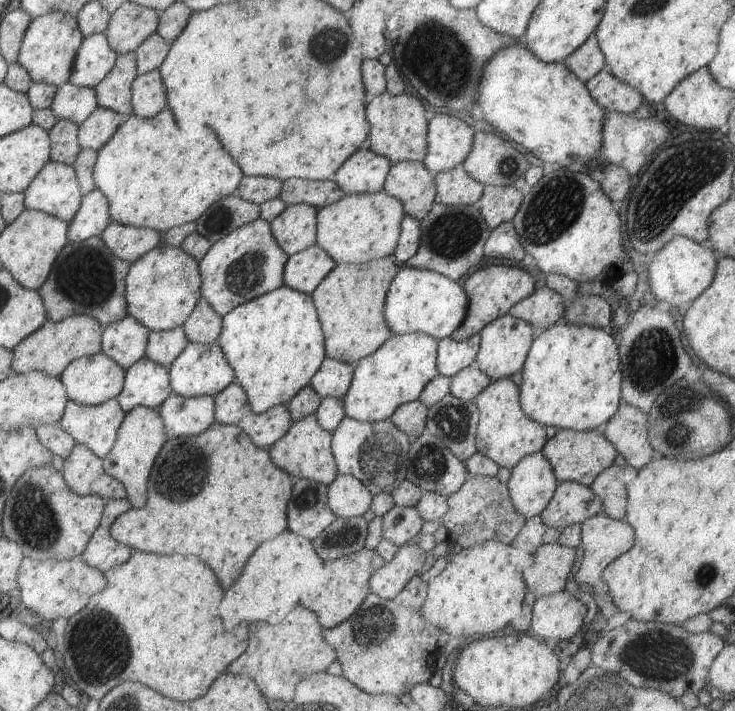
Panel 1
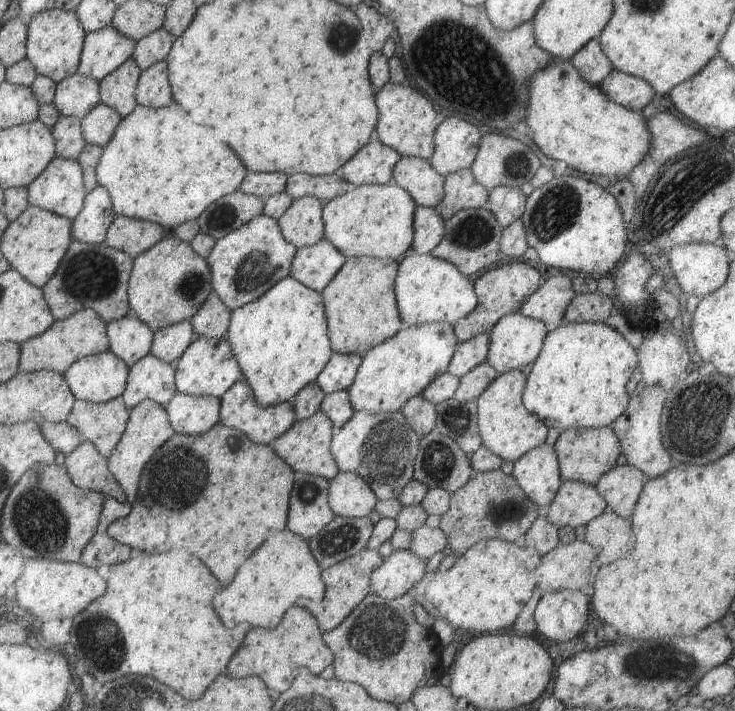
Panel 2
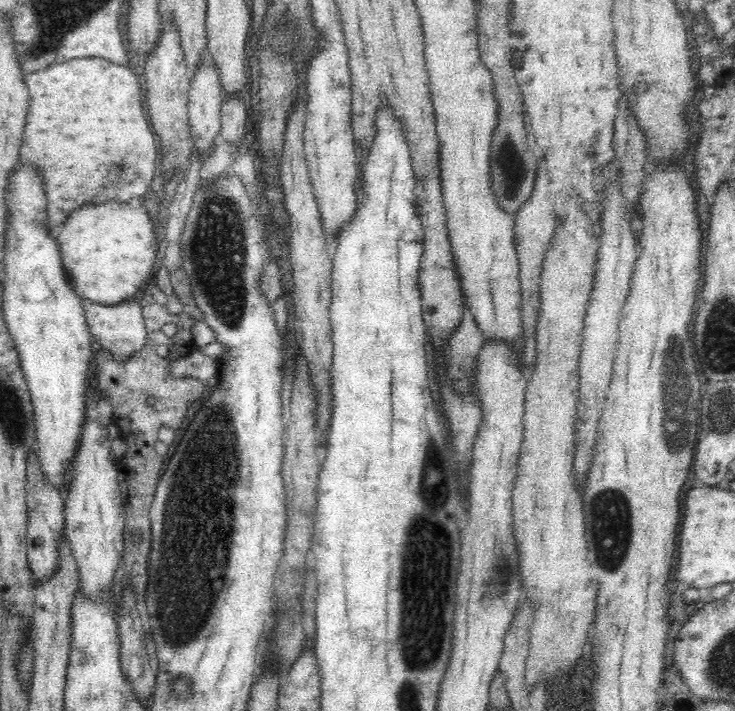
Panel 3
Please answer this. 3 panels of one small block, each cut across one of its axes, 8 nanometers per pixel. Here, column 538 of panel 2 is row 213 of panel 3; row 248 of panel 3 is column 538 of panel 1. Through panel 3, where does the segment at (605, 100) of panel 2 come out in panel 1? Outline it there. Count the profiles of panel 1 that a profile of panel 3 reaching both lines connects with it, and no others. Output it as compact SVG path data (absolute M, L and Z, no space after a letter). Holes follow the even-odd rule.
M516 41L515 44L501 48L497 54L493 54L493 58L487 60L481 76L483 78L477 84L475 98L475 106L479 106L476 111L480 111L478 118L495 127L495 130L503 132L503 136L507 136L509 141L520 144L547 166L567 166L572 162L582 165L599 155L602 122L607 111L591 98L585 84L572 74L563 62L542 62L522 41Z

